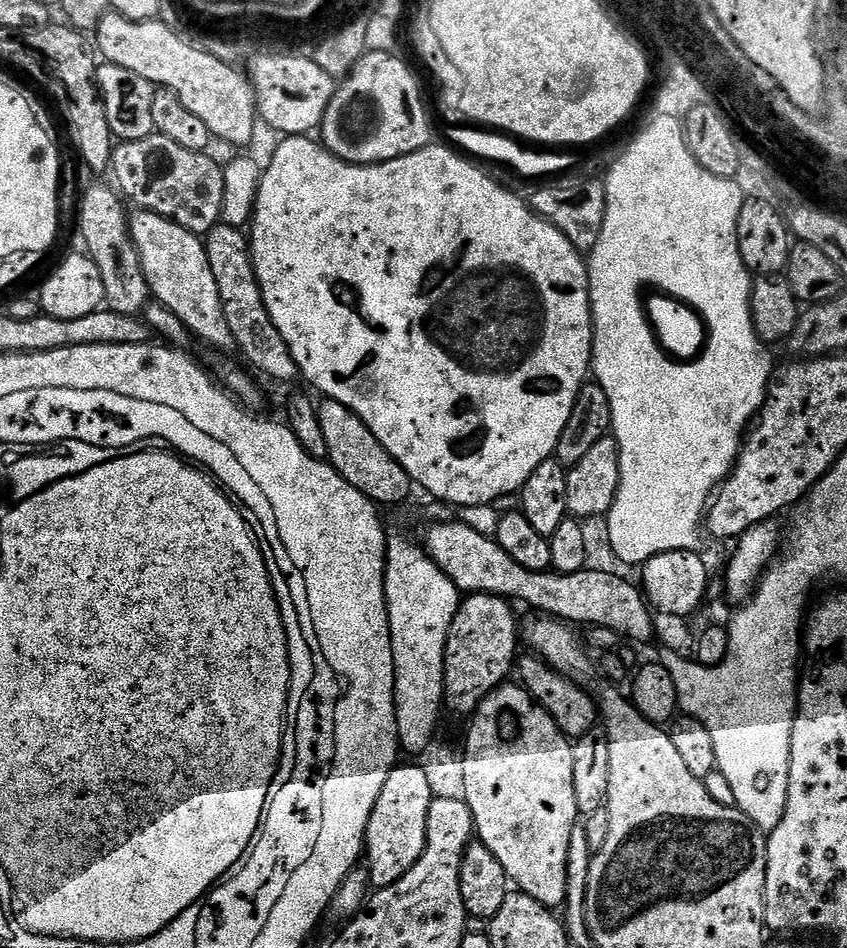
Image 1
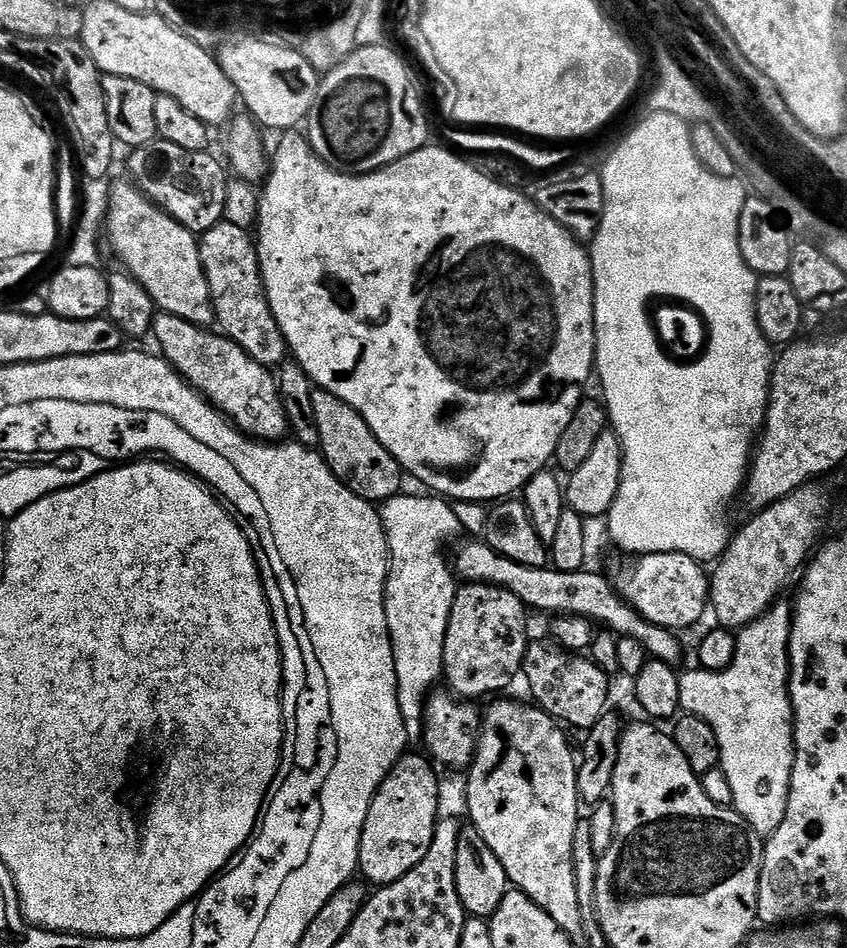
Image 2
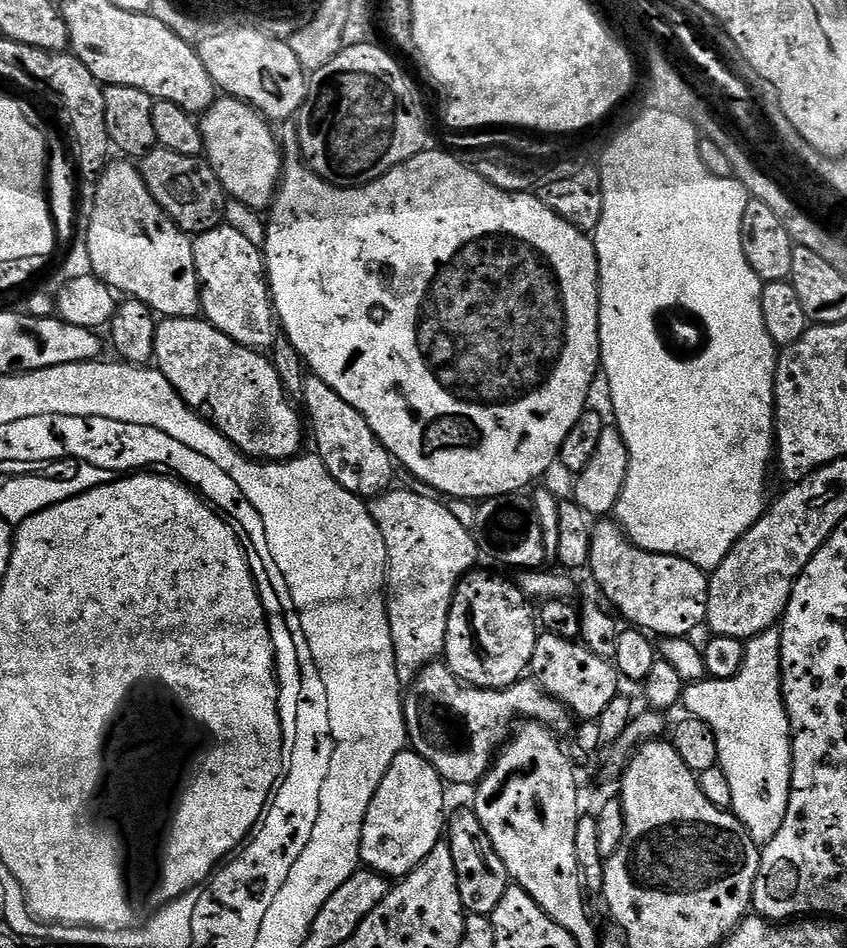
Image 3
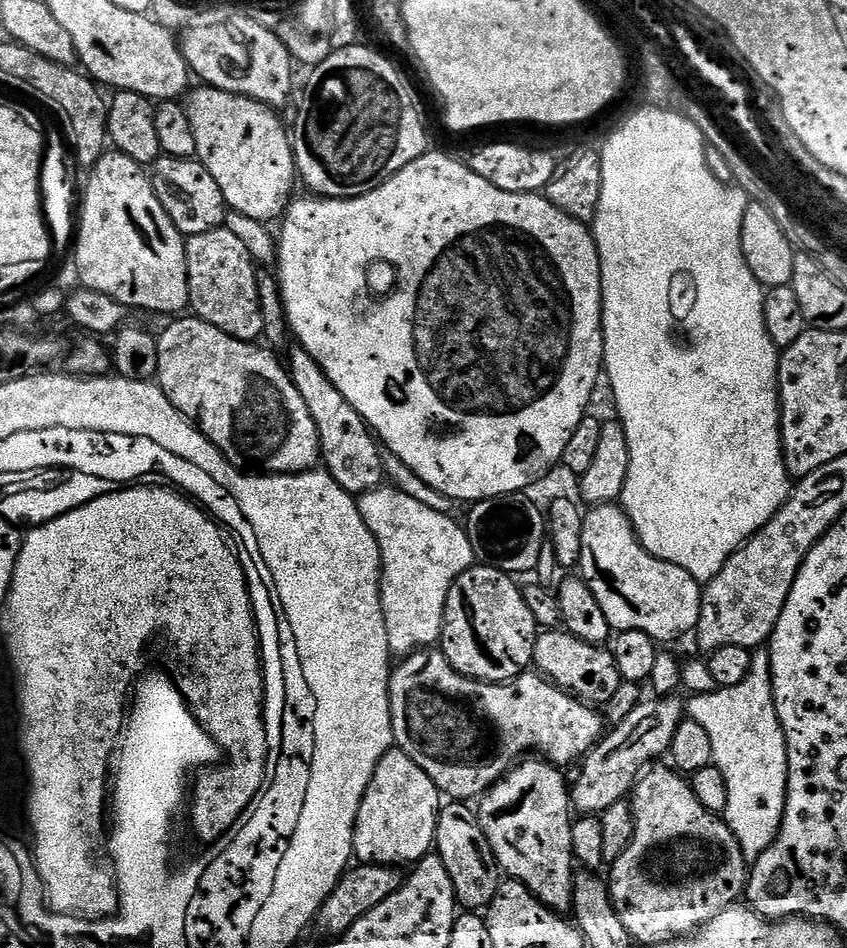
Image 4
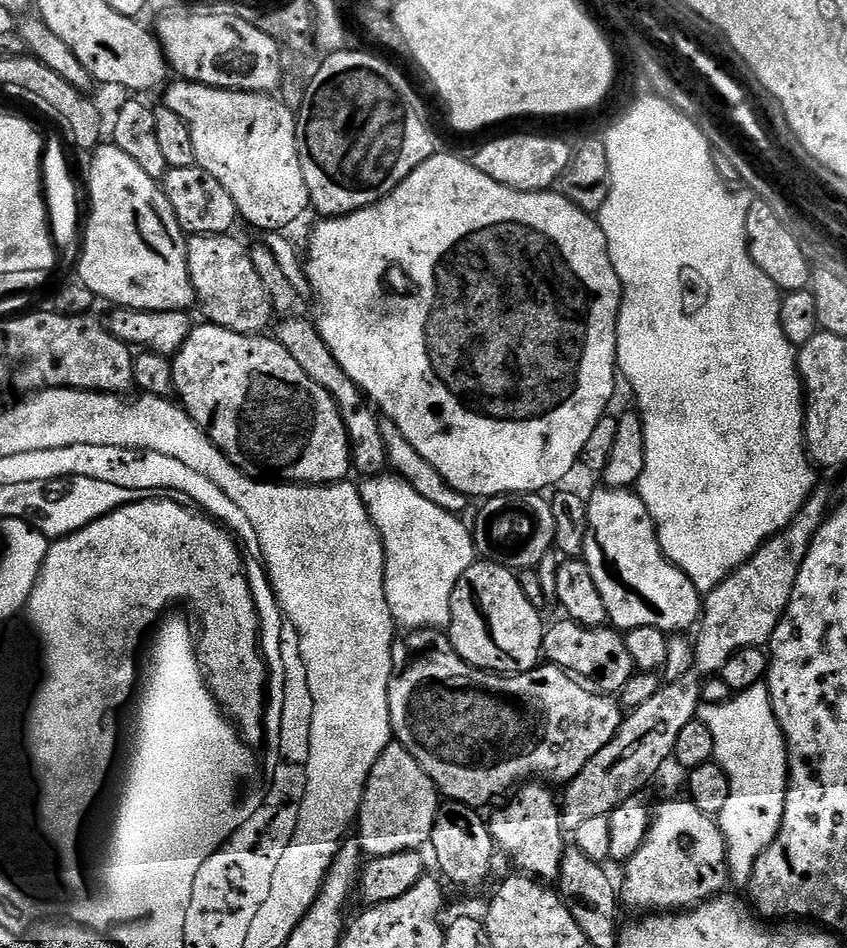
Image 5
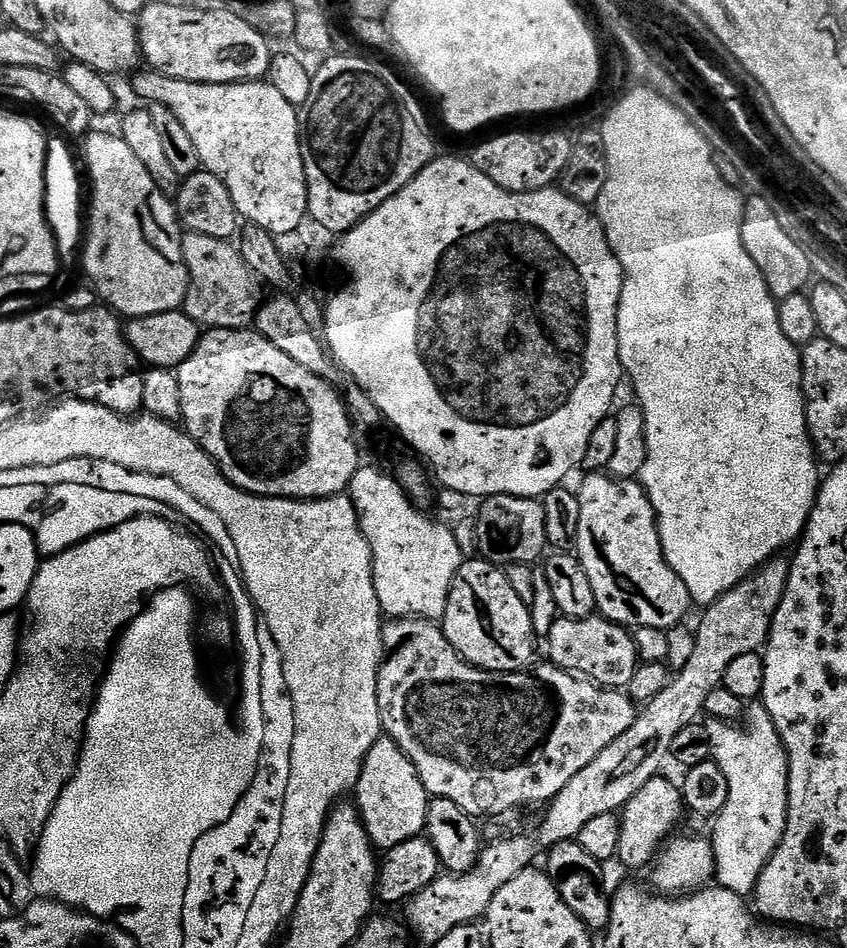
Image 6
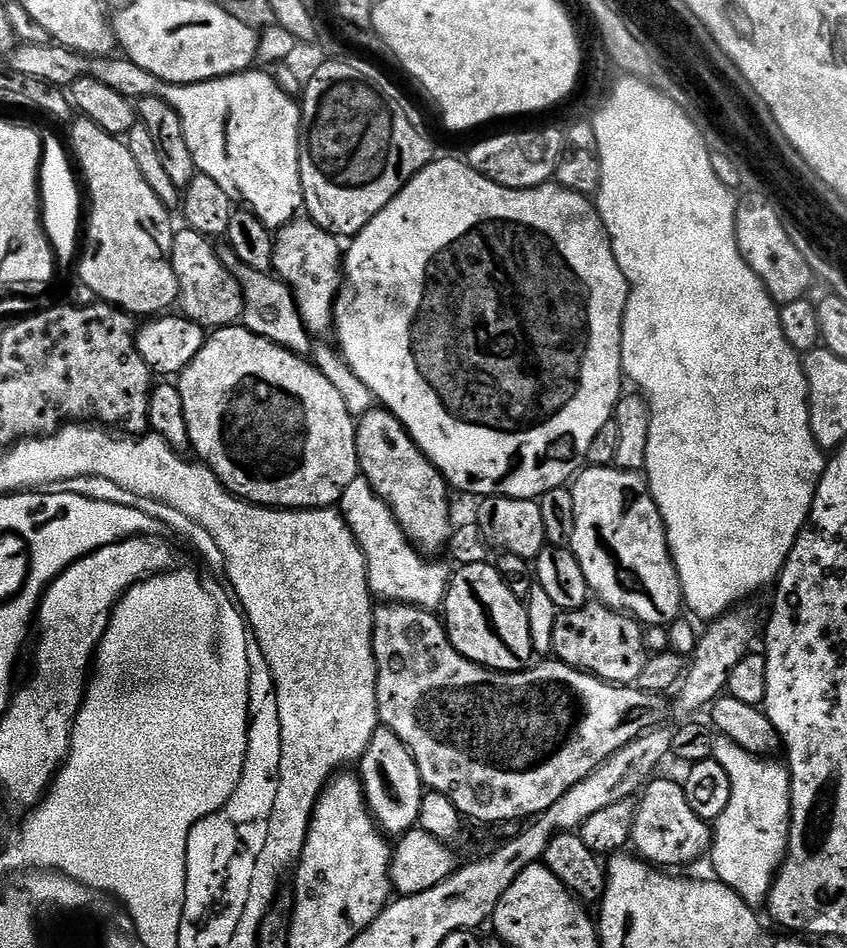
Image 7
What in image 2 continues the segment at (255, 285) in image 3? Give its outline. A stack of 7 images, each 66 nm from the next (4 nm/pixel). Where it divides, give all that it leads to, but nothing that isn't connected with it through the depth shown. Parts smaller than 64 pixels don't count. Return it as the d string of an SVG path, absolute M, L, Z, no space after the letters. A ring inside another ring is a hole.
M223 219L203 232L199 241L202 270L210 286L210 298L216 311L219 331L242 346L242 350L246 350L246 354L250 354L254 362L269 370L279 369L289 359L290 353L282 330L277 326L270 310L253 233Z

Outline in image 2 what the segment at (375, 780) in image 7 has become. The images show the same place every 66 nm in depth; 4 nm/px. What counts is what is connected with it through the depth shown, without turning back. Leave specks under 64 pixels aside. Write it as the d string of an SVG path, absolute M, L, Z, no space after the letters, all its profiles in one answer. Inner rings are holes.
M405 754L390 770L390 774L386 774L382 786L370 800L370 810L366 814L360 839L358 869L359 875L369 885L383 886L398 882L398 878L410 874L410 870L414 870L414 866L426 858L426 850L430 850L434 830L442 816L440 780L435 770L433 761L427 755Z

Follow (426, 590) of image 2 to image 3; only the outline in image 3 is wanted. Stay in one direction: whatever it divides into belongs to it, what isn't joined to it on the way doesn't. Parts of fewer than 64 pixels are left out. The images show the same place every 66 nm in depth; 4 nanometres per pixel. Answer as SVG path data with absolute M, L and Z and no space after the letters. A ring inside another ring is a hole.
M394 488L375 497L369 505L373 520L382 530L382 538L386 542L388 551L388 575L386 577L388 621L390 622L390 634L394 638L398 678L404 686L411 684L417 672L421 672L427 664L439 661L443 657L452 595L456 592L460 577L477 567L478 549L475 536L455 518L447 503L443 501L440 503L437 497L428 496Z

